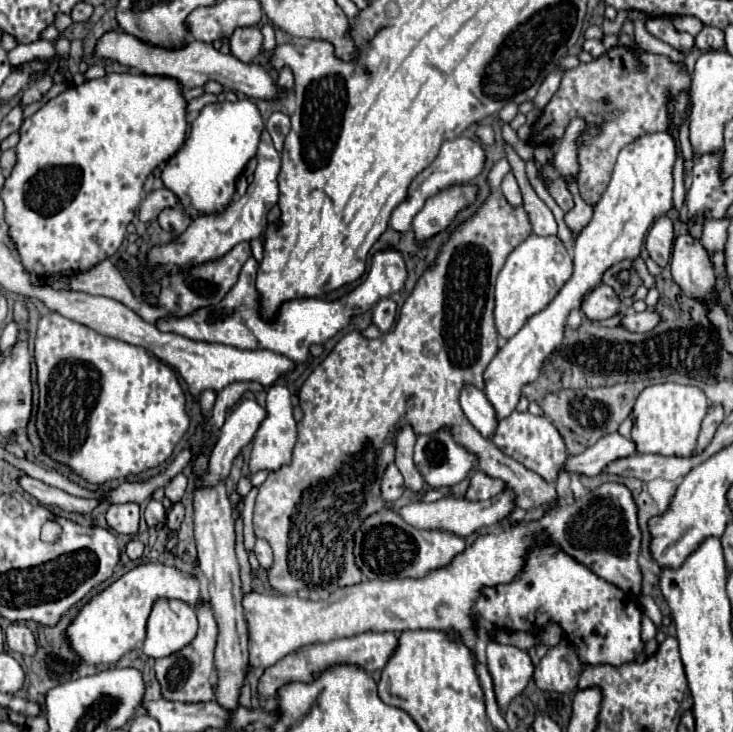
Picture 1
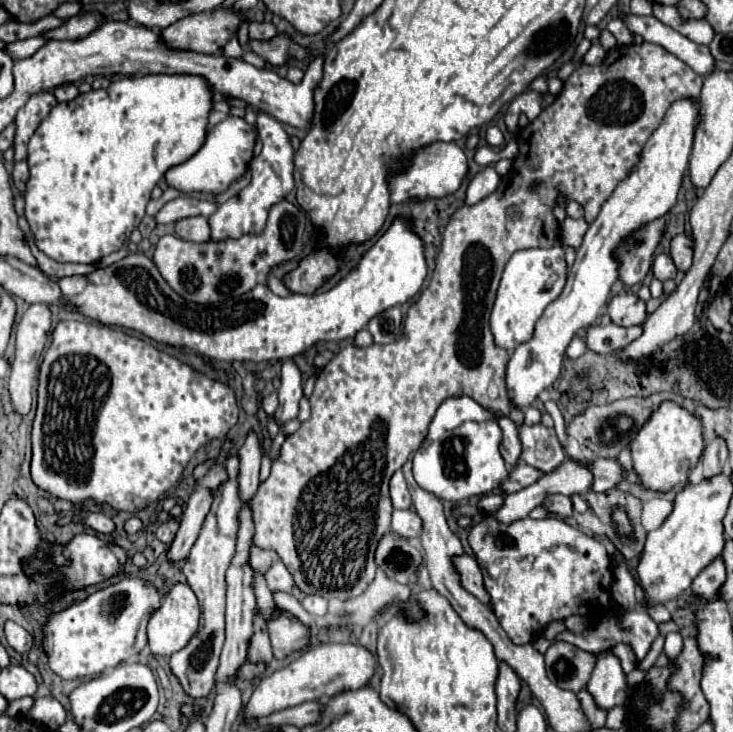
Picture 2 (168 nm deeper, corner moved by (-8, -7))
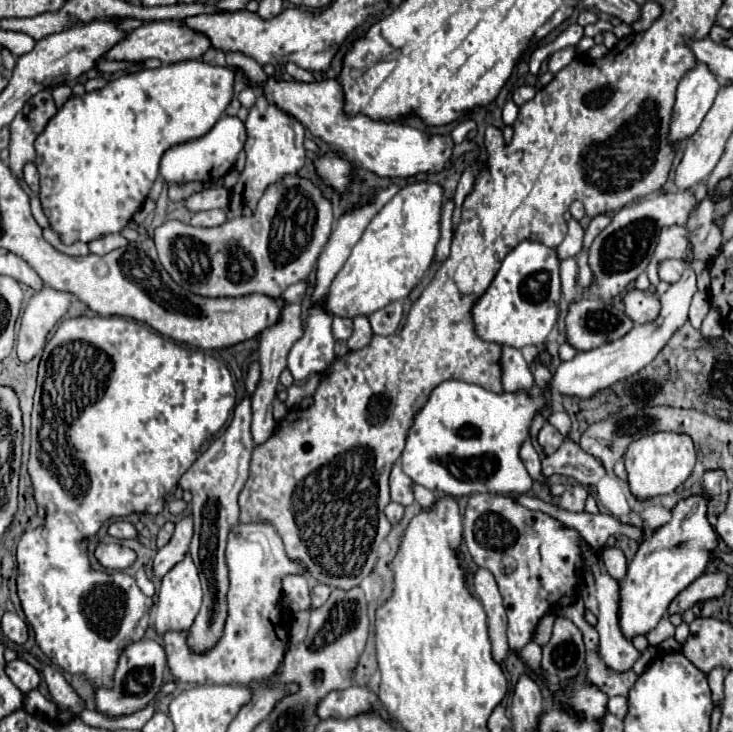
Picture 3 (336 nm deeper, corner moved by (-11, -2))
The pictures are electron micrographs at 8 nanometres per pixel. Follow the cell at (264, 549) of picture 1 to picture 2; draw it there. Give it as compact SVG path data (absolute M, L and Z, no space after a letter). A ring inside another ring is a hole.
M280 559L274 561L274 563L270 565L270 569L266 571L266 581L268 581L268 587L270 587L272 591L288 591L288 593L290 593L290 589L294 587L292 575L288 573L286 565L284 565Z

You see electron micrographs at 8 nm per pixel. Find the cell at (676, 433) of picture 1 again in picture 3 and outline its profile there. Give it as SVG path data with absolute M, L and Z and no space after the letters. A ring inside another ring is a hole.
M655 432L651 436L643 436L629 444L625 452L625 468L629 474L631 494L637 500L655 498L661 494L675 492L681 486L695 466L695 448L689 436L679 436L671 432Z

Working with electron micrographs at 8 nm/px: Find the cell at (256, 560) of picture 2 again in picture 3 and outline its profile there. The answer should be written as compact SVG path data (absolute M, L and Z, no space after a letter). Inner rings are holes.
M249 522L231 528L227 538L225 560L229 568L227 590L227 620L223 634L215 648L207 652L191 652L187 646L189 632L167 632L163 636L167 650L167 664L171 674L191 686L209 684L251 684L269 678L283 664L283 656L289 642L289 626L279 612L281 580L287 574L307 574L307 566L299 560L291 560L285 554L281 536L269 522ZM251 532L263 534L263 544L247 542Z

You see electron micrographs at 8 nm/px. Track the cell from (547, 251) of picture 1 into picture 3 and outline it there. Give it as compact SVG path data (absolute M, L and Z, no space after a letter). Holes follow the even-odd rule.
M525 240L505 256L491 286L473 304L471 316L475 332L481 340L507 344L513 348L541 346L557 322L559 300L561 280L555 250L539 242Z

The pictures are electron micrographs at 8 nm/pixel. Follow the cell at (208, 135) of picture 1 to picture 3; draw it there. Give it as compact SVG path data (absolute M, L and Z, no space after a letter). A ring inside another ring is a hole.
M223 116L205 136L171 146L161 158L159 174L167 182L193 182L193 180L215 182L215 180L223 178L235 166L237 154L243 150L245 138L247 138L245 124L235 116Z

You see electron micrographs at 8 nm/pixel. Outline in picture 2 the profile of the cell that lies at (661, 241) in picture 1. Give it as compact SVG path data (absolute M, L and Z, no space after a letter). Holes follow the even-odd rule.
M658 253L654 257L654 265L652 265L652 273L656 279L666 281L666 279L674 279L676 275L676 265L672 263L672 257L668 253Z

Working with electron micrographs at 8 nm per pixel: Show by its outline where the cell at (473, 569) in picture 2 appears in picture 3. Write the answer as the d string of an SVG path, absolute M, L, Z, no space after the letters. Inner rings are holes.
M479 568L475 574L475 594L479 596L485 612L487 612L487 622L489 622L489 640L493 646L493 660L497 664L503 664L503 660L509 654L507 646L507 616L505 616L505 606L497 588L497 582L489 570Z

